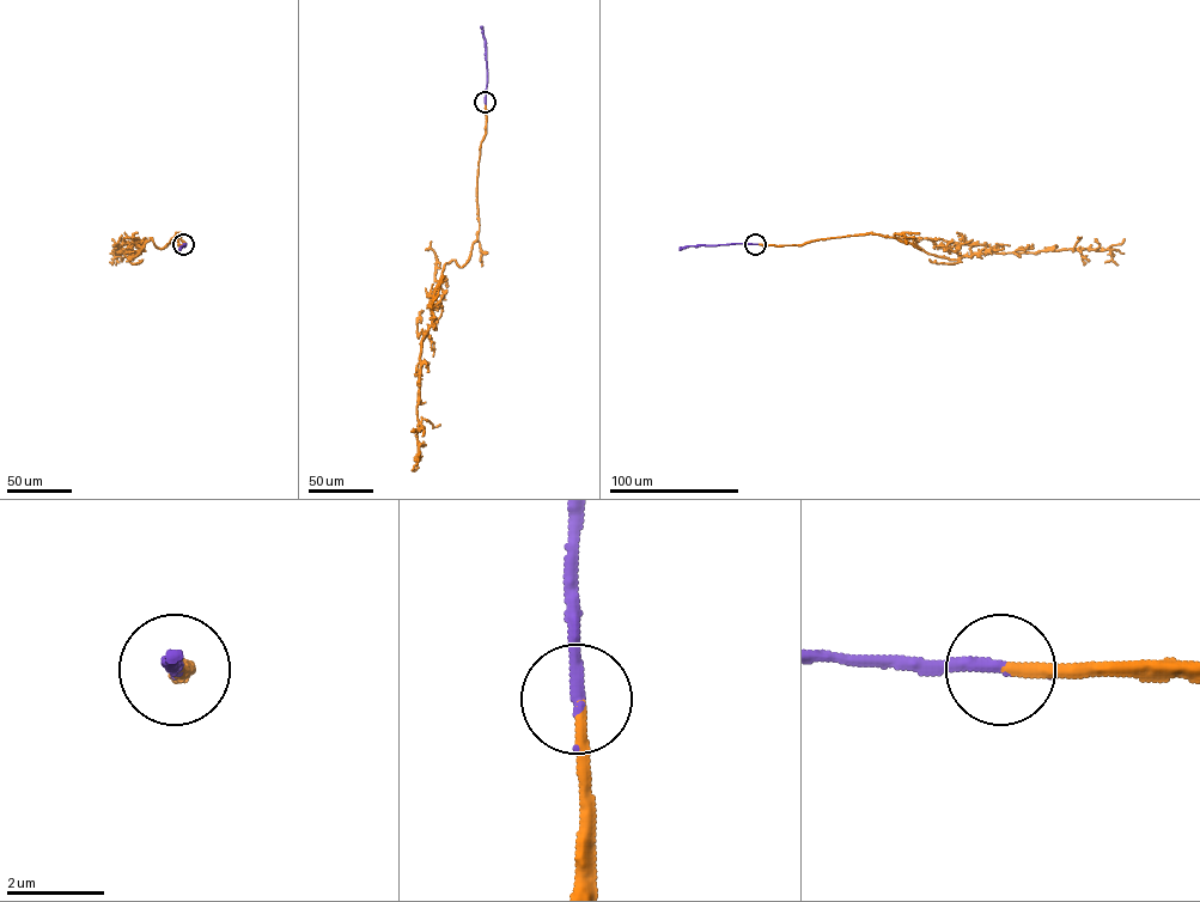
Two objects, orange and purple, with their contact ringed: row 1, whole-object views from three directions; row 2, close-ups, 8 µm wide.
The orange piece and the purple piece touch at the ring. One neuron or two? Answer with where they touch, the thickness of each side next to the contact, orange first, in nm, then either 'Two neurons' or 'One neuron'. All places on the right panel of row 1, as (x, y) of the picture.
Place: (755, 244). Thickness 240 nm (orange) against 280 nm. One neuron

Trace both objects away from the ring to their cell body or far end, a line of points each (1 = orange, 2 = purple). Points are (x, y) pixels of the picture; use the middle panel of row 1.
1: (485, 102), (477, 238), (464, 264), (444, 264), (433, 297), (433, 318), (421, 341), (414, 470)
2: (485, 102), (486, 43), (481, 26)

